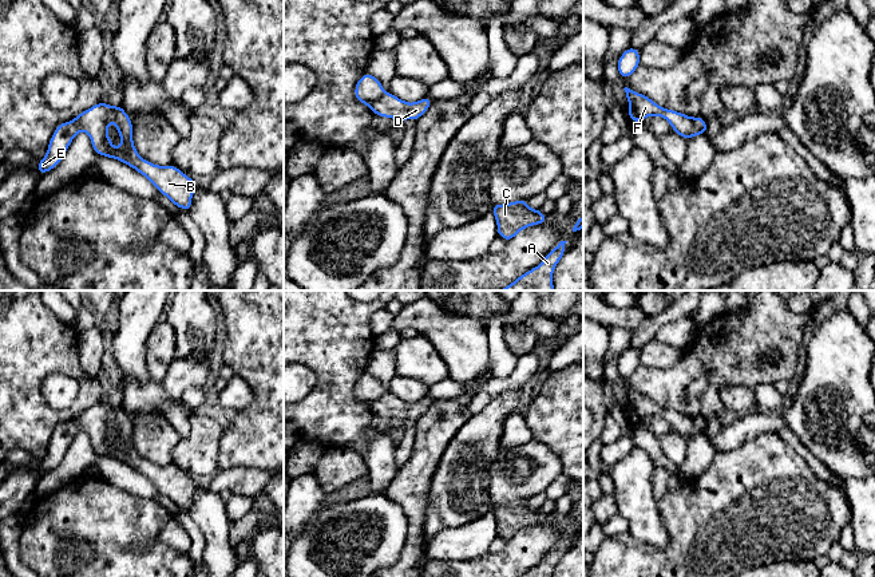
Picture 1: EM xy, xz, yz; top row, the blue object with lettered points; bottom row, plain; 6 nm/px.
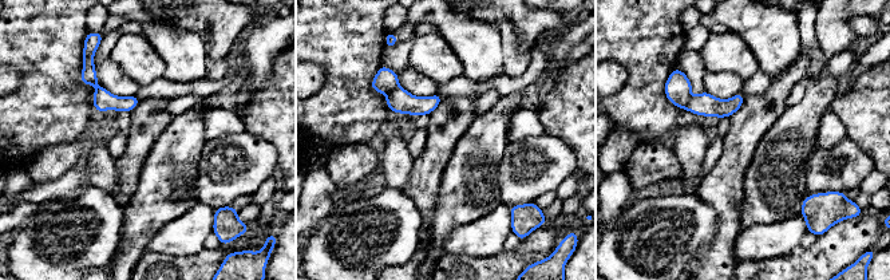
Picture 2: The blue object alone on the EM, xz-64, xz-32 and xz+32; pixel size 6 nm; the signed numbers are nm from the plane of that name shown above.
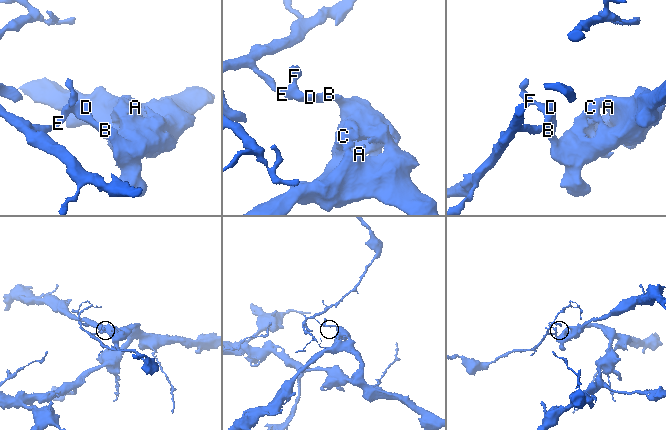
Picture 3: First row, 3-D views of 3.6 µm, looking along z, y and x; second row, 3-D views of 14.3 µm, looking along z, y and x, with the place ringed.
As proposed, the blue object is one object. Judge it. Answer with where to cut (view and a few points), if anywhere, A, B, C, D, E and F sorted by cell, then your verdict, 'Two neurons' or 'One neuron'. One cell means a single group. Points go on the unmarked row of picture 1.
Split along yz (691, 418), (704, 433). Groups: A B C D / E F. Two neurons

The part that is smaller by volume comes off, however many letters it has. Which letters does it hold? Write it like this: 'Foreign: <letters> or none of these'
Foreign: E, F

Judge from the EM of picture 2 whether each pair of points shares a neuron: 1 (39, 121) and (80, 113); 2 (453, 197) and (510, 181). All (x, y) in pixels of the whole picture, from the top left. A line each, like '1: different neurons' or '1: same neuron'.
1: same neuron
2: different neurons

